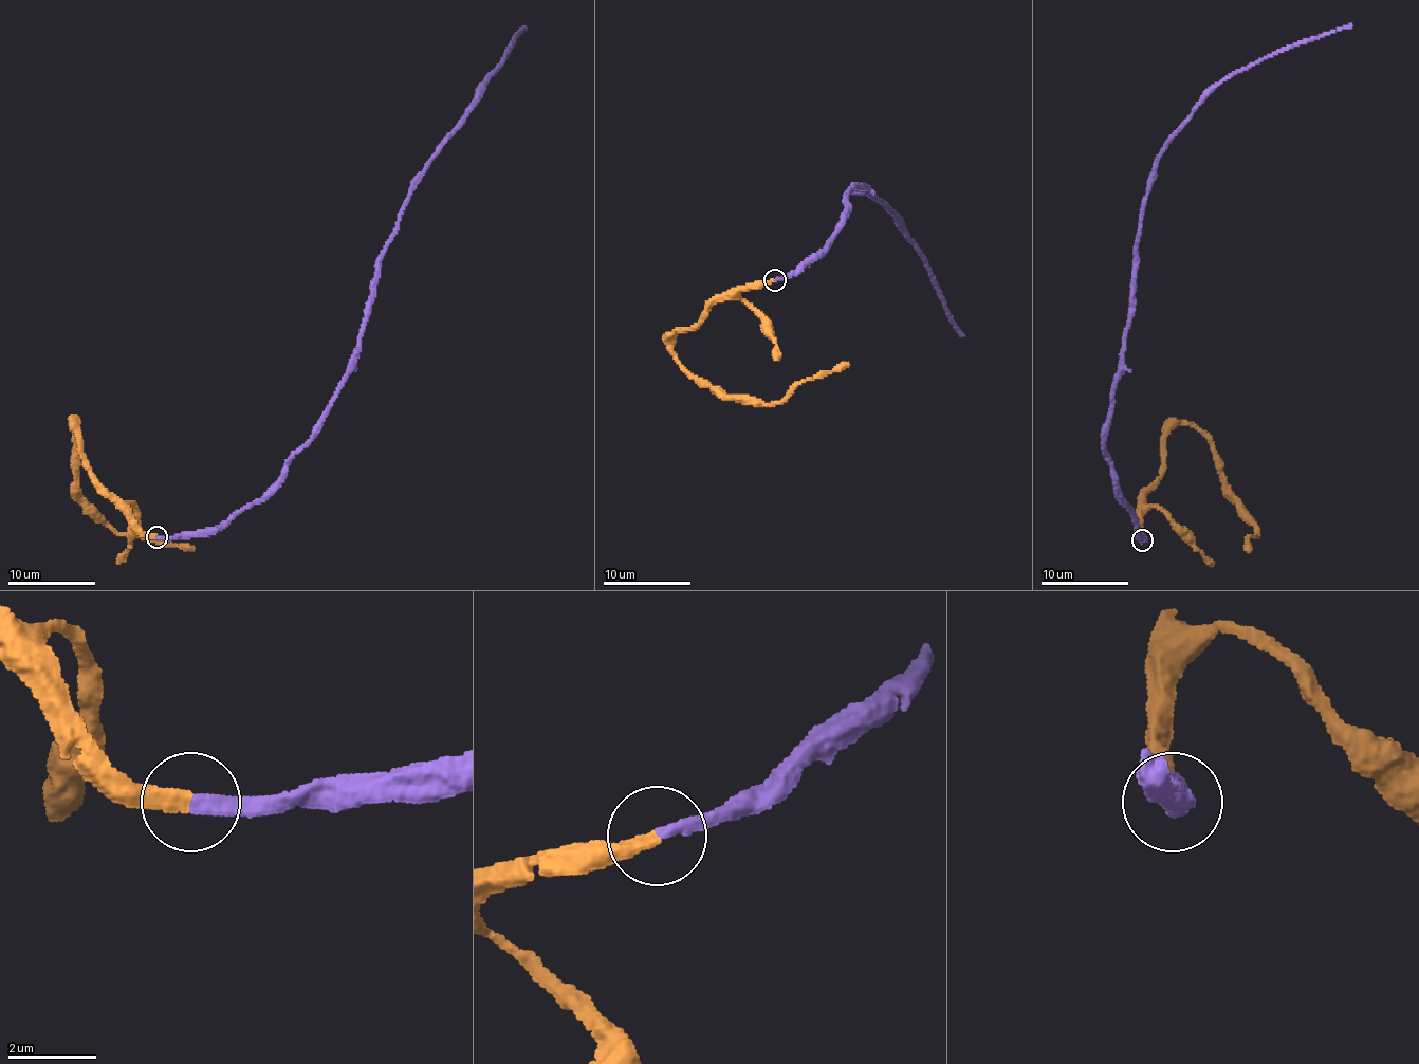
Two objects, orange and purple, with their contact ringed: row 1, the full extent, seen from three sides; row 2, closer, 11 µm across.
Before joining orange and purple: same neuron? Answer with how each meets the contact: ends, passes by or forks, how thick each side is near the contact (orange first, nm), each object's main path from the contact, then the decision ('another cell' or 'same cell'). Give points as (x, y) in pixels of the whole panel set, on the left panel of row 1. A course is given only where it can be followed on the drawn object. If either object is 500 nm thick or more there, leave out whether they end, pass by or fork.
orange ends | purple ends | 360/320 nm | orange via (157, 536), (102, 489), (72, 421), (76, 484), (106, 523), (149, 542), (195, 548) | purple via (157, 536), (213, 532), (264, 495), (307, 442), (358, 344), (378, 259), (411, 183), (527, 29) | same cell

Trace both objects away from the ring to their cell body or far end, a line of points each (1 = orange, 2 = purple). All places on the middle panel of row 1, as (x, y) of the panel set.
1: (774, 279), (734, 288), (704, 319), (678, 330), (675, 359), (730, 398), (755, 398), (766, 404), (848, 363)
2: (774, 279), (796, 275), (821, 258), (851, 187), (864, 186), (850, 189), (866, 190), (897, 215), (964, 336)

